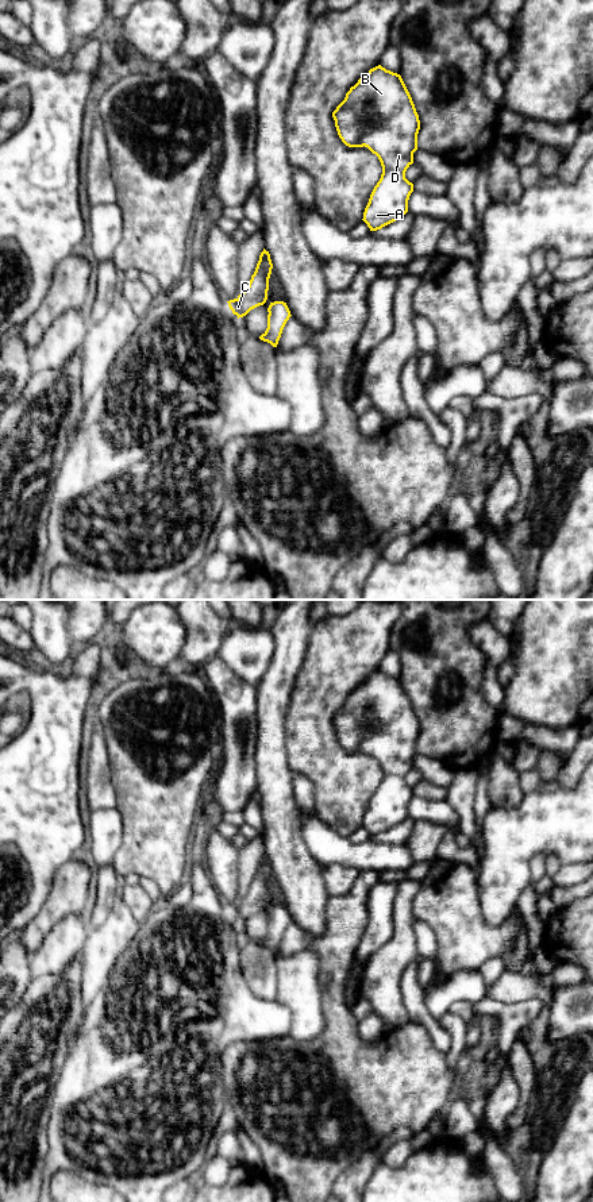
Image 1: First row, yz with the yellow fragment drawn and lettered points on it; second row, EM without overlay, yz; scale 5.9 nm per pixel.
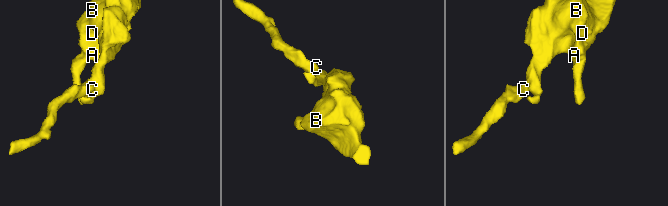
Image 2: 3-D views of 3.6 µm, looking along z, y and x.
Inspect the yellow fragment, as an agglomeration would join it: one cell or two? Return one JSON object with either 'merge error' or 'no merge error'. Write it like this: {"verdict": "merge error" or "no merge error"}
{"verdict": "no merge error"}

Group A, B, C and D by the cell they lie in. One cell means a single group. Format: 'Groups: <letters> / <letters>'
Groups: A B C D

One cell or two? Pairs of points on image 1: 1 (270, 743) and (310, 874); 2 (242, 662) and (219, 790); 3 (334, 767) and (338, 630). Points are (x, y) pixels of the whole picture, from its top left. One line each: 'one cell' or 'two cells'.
1: one cell
2: two cells
3: one cell

